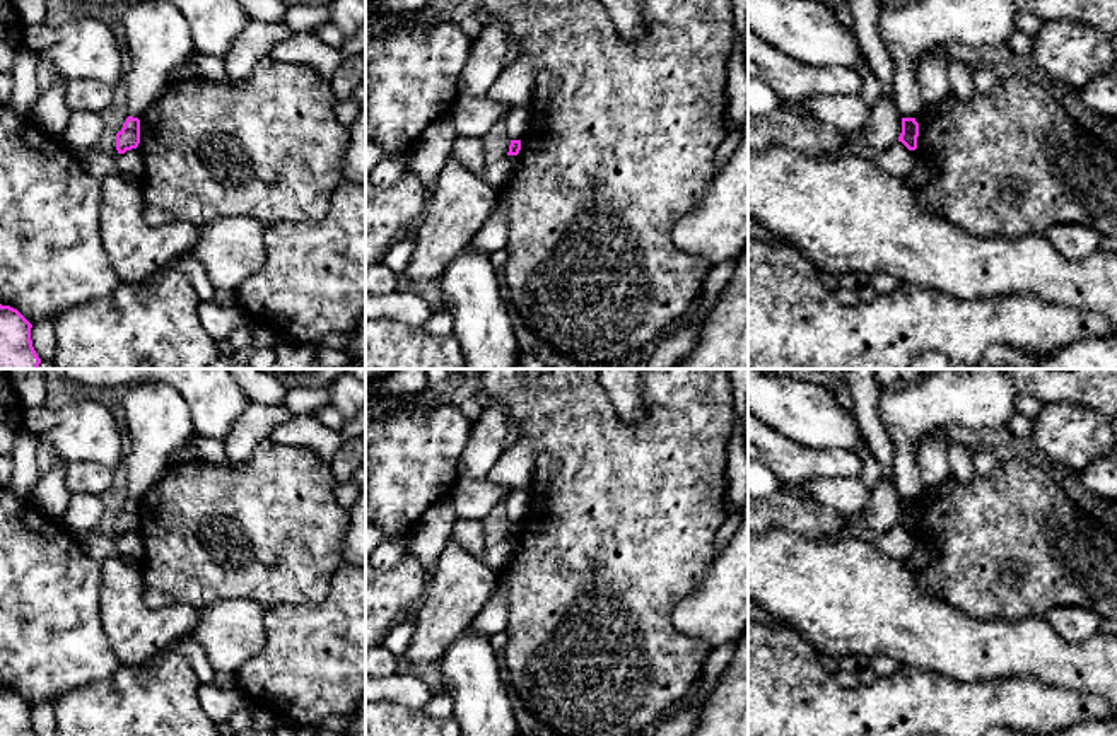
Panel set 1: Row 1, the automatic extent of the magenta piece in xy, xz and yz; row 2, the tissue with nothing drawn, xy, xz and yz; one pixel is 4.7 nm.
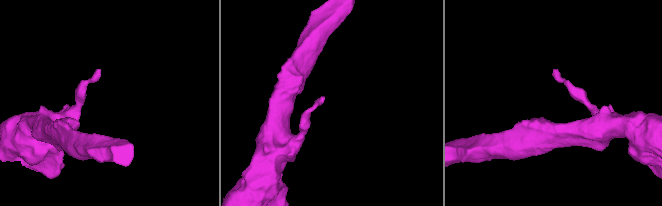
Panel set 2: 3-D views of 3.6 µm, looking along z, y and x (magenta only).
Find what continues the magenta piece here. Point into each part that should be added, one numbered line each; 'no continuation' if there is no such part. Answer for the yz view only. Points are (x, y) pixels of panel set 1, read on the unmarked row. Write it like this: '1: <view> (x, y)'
no continuation

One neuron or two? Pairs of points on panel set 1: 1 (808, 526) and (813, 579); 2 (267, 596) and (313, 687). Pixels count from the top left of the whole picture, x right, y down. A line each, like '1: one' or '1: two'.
1: two
2: two

